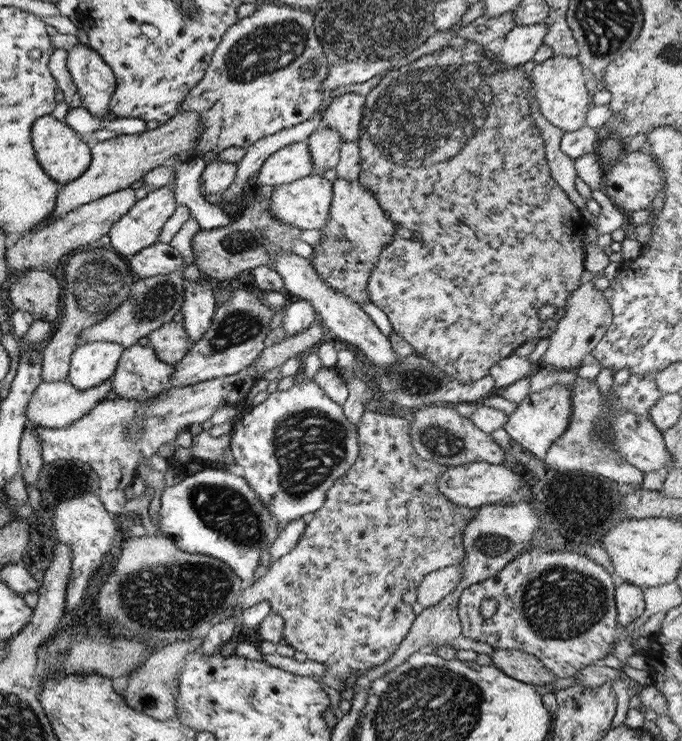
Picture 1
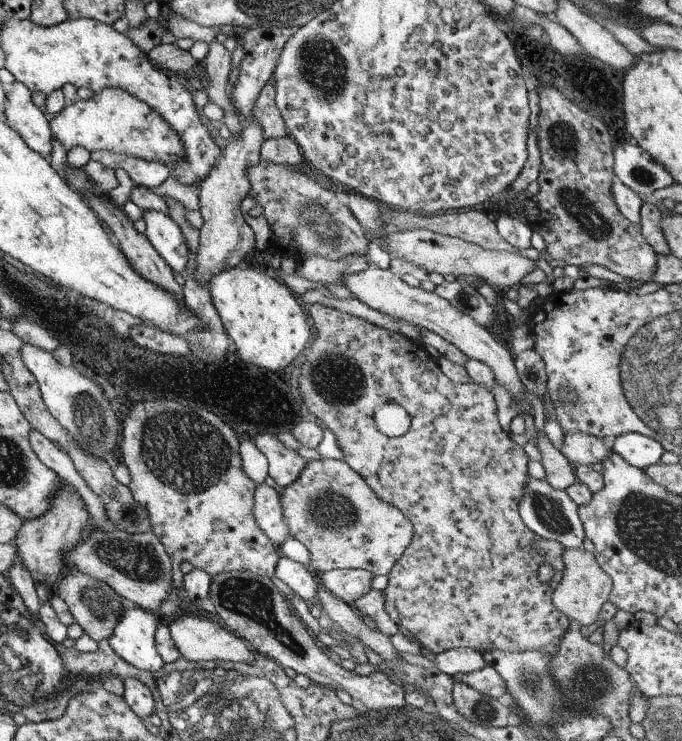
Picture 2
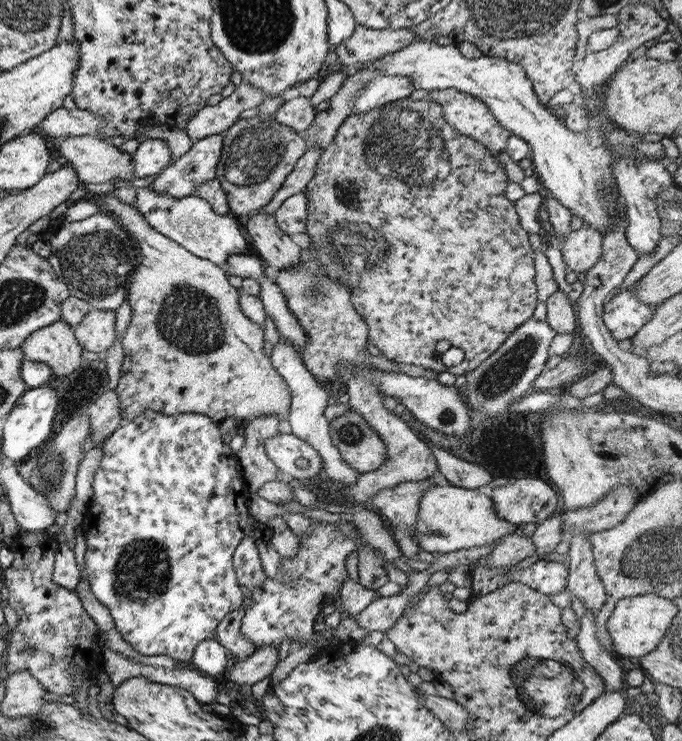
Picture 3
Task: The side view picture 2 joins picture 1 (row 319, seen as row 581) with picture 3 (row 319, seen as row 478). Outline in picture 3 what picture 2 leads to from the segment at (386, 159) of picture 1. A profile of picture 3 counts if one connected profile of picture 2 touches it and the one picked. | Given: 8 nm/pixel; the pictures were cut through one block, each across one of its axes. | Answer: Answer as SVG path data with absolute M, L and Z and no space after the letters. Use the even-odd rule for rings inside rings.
M401 98L375 110L353 114L347 117L337 128L329 145L317 159L314 173L304 189L307 202L307 217L304 233L309 238L307 250L311 254L318 252L324 260L322 266L328 281L337 281L350 290L350 299L356 313L367 323L368 340L389 361L401 364L415 364L434 373L449 372L456 376L466 375L483 363L503 341L523 324L536 304L537 287L534 283L534 252L527 241L528 232L521 228L515 214L512 200L505 196L509 180L504 166L479 142L457 134L451 130L441 116L441 109L431 100L411 100ZM447 340L449 346L463 352L463 360L455 366L447 367L441 363L440 354L435 352L435 344Z

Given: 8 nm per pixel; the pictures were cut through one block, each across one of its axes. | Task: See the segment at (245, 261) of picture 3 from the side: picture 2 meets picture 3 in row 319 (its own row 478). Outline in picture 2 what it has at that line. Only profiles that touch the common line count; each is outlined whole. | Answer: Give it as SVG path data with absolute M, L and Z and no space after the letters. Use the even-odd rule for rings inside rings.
M274 434L256 435L251 442L265 456L269 478L281 488L297 480L303 466L307 464L295 450L283 446Z

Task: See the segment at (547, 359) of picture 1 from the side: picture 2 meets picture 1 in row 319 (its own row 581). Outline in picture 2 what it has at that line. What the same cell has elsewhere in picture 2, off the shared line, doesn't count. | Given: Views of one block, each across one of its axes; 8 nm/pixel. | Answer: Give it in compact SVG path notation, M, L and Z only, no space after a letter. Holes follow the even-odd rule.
M583 547L564 549L561 562L563 562L563 574L552 594L553 606L568 620L573 620L580 626L589 626L597 620L597 614L603 602L608 600L612 587L611 579L602 568L599 568L593 553L586 551Z

